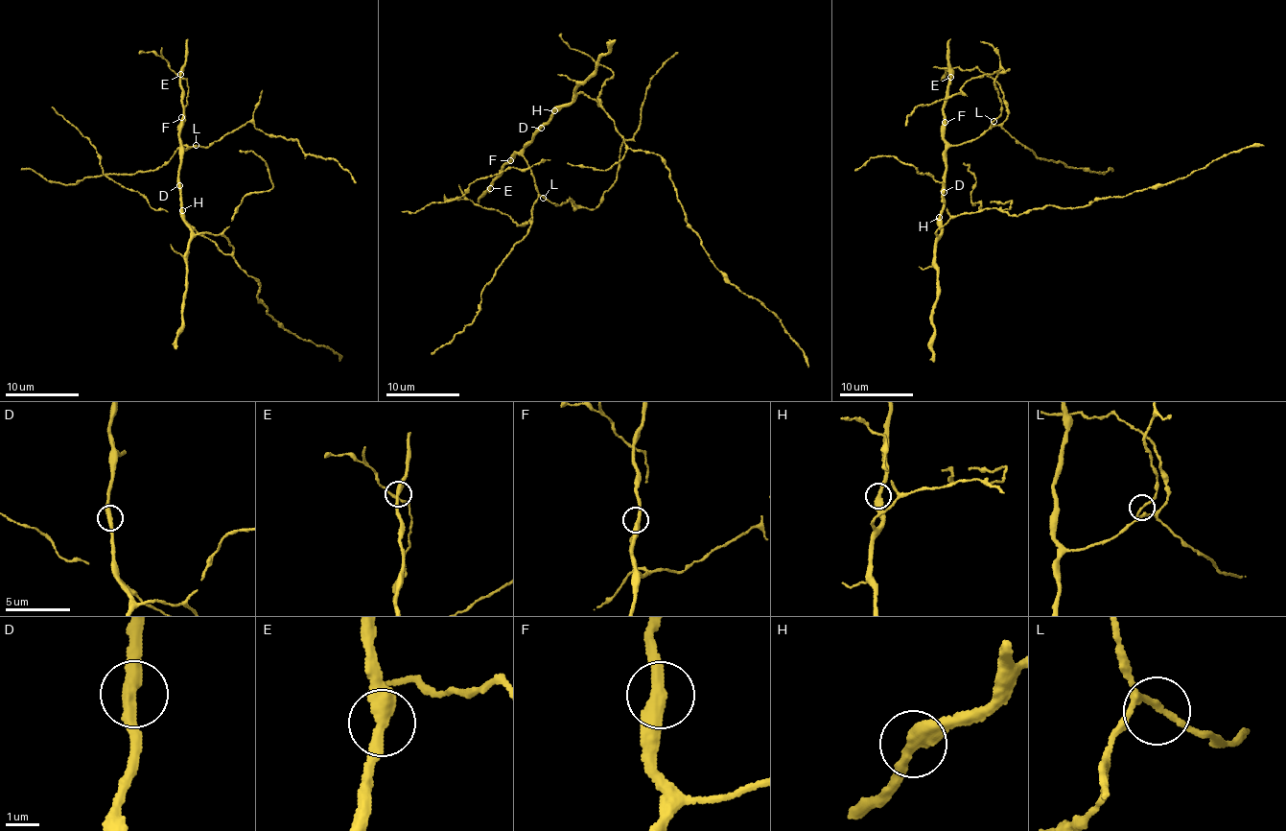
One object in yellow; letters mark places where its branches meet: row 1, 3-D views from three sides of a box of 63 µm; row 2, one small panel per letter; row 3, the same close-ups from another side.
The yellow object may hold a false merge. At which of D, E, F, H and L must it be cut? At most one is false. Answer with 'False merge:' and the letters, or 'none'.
False merge: none

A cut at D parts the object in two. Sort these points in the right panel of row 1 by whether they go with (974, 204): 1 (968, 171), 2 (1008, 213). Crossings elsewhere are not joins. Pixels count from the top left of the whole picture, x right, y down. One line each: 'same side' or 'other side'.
1: same side
2: other side

